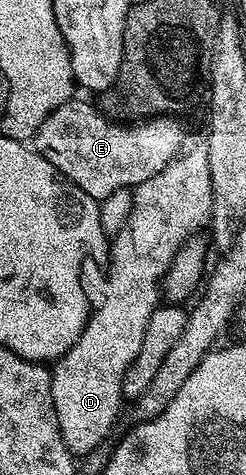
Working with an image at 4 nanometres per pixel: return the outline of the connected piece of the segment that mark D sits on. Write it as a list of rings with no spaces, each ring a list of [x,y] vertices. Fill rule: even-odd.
[[[199,145],[190,151],[184,150],[174,163],[169,164],[161,173],[149,177],[141,186],[134,188],[135,200],[131,212],[123,223],[123,228],[110,240],[111,264],[107,267],[107,284],[103,287],[103,300],[94,304],[83,326],[81,337],[68,349],[66,355],[54,364],[51,371],[51,392],[61,437],[71,454],[86,457],[98,452],[99,447],[111,435],[115,422],[119,419],[119,406],[125,402],[123,378],[127,366],[135,357],[145,337],[149,317],[161,306],[161,288],[164,275],[183,244],[200,234],[199,230],[208,226],[213,205],[213,185],[209,171],[209,153],[206,146]]]

